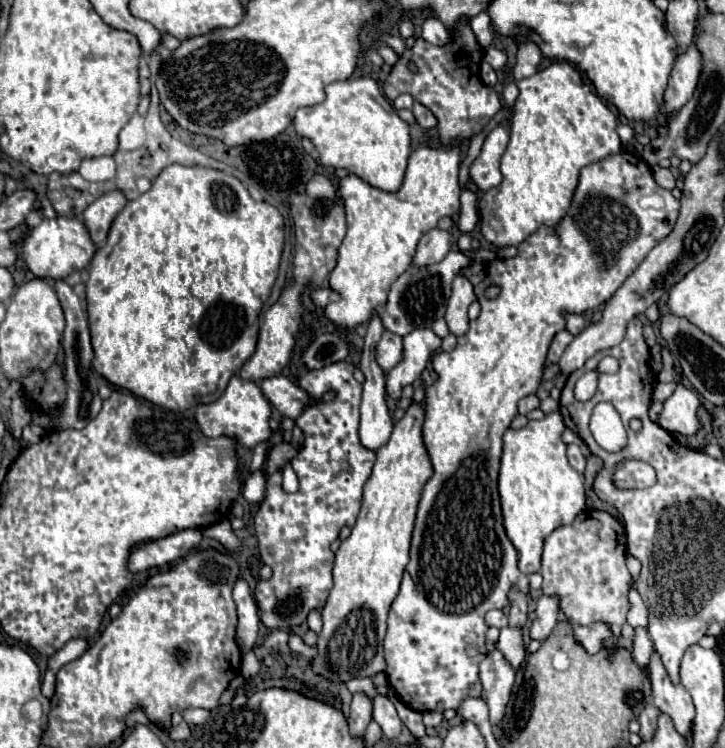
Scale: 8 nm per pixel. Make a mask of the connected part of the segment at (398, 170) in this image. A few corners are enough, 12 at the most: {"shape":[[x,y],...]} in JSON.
{"shape":[[371,77],[327,85],[297,133],[321,165],[399,191],[409,125]]}

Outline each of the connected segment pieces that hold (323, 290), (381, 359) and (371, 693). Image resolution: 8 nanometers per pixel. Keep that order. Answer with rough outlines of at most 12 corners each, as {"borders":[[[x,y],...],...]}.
{"borders":[[[319,287],[311,293],[317,307],[337,301],[337,293],[329,287]],[[383,331],[377,363],[389,371],[403,359],[403,337]],[[371,677],[351,679],[347,689],[373,701],[377,695]]]}

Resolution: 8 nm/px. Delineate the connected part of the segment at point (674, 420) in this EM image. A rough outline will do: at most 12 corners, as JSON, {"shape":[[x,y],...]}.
{"shape":[[683,385],[665,401],[657,423],[685,437],[701,429],[699,395]]}

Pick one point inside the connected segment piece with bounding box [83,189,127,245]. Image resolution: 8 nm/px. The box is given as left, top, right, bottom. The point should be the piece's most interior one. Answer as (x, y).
(98, 217)

